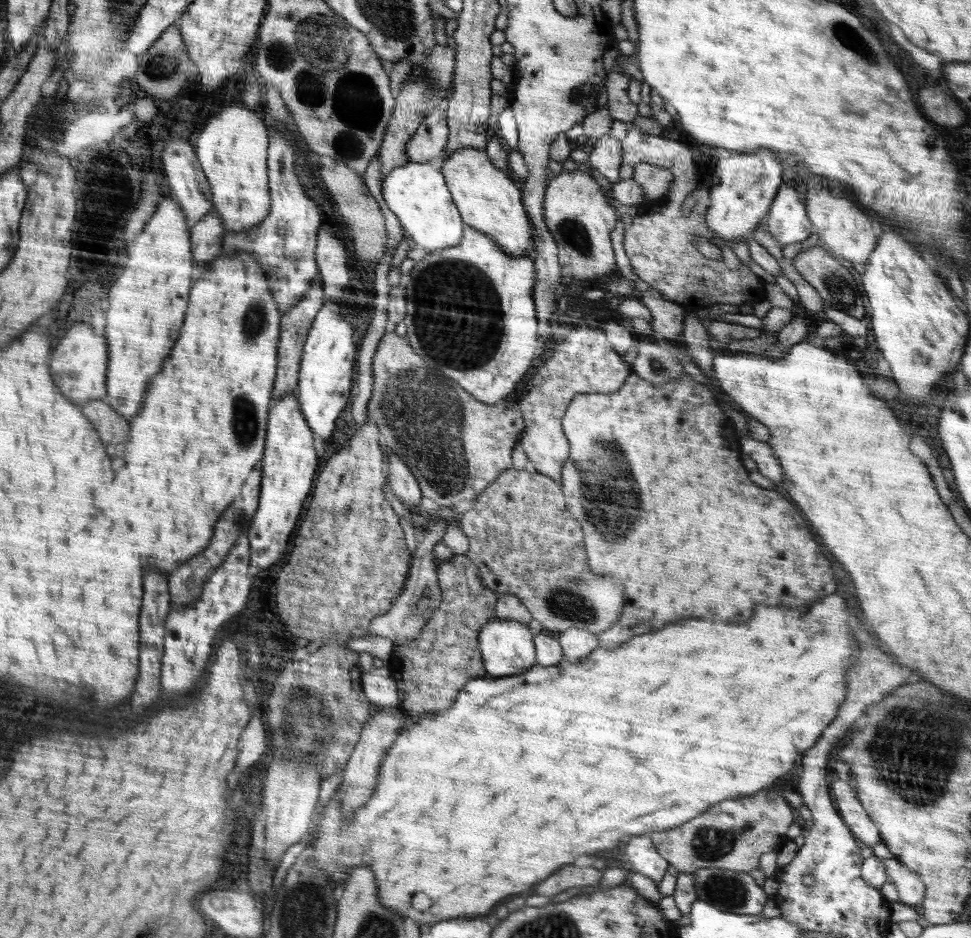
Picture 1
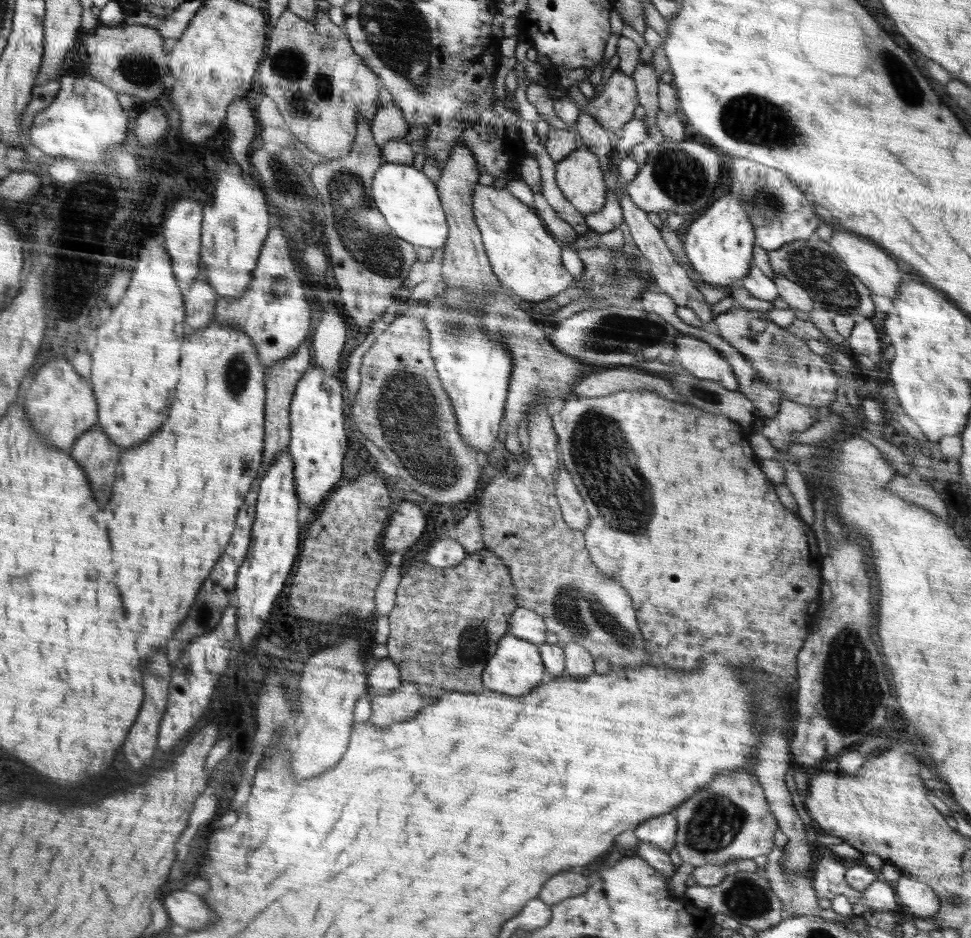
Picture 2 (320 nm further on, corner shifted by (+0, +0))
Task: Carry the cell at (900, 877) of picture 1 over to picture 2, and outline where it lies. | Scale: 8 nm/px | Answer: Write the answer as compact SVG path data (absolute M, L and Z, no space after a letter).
M902 874L894 882L901 911L910 917L932 919L939 911L939 898L931 886L910 874Z

